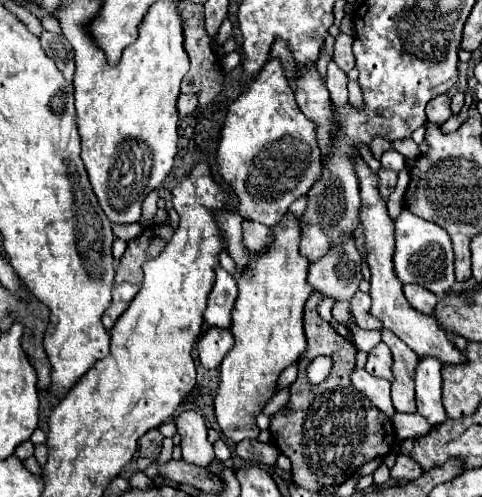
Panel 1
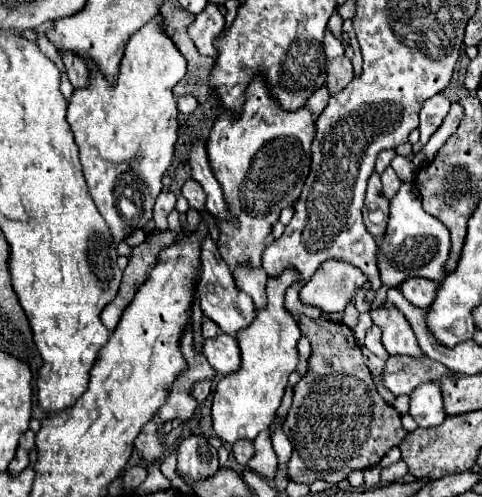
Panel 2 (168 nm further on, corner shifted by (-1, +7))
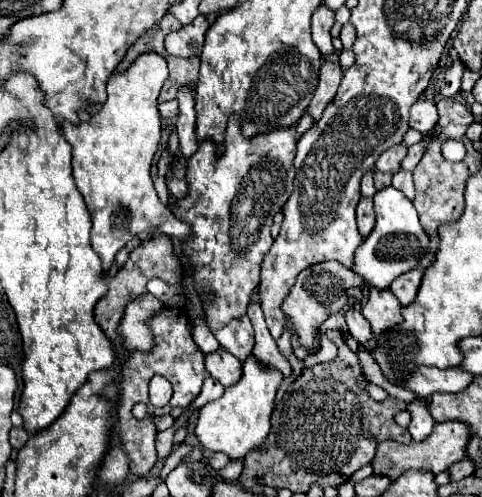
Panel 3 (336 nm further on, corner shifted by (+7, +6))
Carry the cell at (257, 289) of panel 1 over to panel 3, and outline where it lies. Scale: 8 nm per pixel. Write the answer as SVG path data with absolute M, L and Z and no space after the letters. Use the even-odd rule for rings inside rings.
M250 356L244 362L244 374L240 382L226 388L222 398L208 402L198 412L198 424L194 432L200 444L210 452L224 452L230 460L242 460L250 450L260 450L270 434L270 414L282 378L284 376L278 370L264 370L264 366Z

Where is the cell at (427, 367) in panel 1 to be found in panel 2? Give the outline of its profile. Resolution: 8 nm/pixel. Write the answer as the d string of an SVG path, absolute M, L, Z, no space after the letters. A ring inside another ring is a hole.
M438 381L420 383L410 395L410 415L420 427L436 427L444 421L446 411Z

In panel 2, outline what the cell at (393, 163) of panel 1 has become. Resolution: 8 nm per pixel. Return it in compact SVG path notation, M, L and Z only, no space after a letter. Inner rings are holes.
M396 155L390 165L394 167L394 171L398 173L398 177L400 177L402 181L412 181L412 179L414 179L416 167L414 167L414 163L412 163L410 157L400 157L400 155Z

